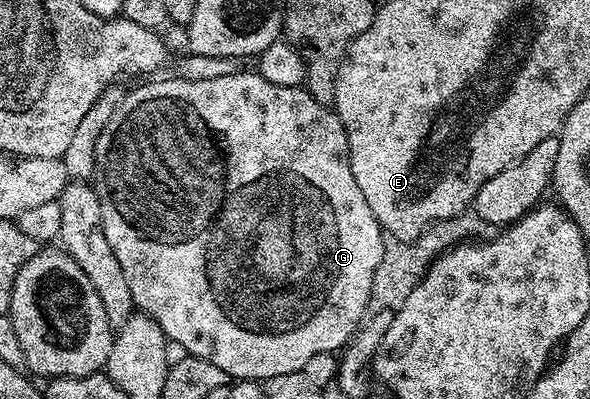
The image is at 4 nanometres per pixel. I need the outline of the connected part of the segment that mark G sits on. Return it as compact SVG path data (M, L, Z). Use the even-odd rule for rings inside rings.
M241 71L241 72L238 72L238 73L236 73L236 74L232 74L232 75L223 75L223 76L221 76L221 77L220 77L220 78L216 78L216 79L203 79L203 80L197 80L197 81L196 81L196 82L192 82L192 81L185 81L185 79L183 79L183 78L182 78L182 77L179 77L179 76L175 76L175 77L174 77L174 78L173 78L173 80L174 80L174 81L154 81L154 80L158 80L158 79L150 79L150 80L147 80L147 81L150 81L150 82L148 82L148 83L147 83L147 85L138 85L138 86L136 86L136 87L135 87L135 89L134 89L134 90L132 90L132 91L131 91L131 93L130 93L130 90L129 90L129 92L127 92L127 93L126 93L126 94L125 94L125 96L123 96L123 98L122 98L122 102L121 102L121 103L120 103L120 107L116 107L116 111L115 111L115 112L114 112L114 114L113 114L113 115L112 115L112 119L108 119L108 127L104 127L104 131L100 131L100 139L96 139L96 163L95 163L95 164L94 164L94 171L95 171L95 174L96 174L96 180L95 180L95 181L94 181L94 182L93 182L93 187L94 187L94 190L95 190L95 191L97 191L97 192L98 192L98 198L99 198L99 199L100 199L100 219L101 219L101 220L102 220L102 226L103 226L103 227L104 227L104 235L108 235L108 247L112 247L112 251L113 251L113 252L114 252L114 254L115 254L115 255L116 255L116 260L117 260L117 261L118 261L118 262L120 262L120 271L124 271L124 279L128 279L128 291L132 291L132 299L133 299L133 300L134 300L134 303L135 303L135 306L137 306L137 308L138 308L138 309L139 309L139 310L141 310L141 312L143 312L143 313L146 313L146 314L147 314L147 315L148 315L148 316L149 316L149 317L151 317L151 319L152 319L152 320L153 320L153 321L154 321L154 322L155 322L155 323L157 323L157 325L158 325L158 326L159 326L159 327L160 327L160 329L161 329L161 330L162 330L162 331L164 331L164 335L165 335L165 336L166 336L166 340L167 340L167 342L170 342L170 343L173 343L173 344L174 344L174 341L175 341L175 343L176 343L176 344L178 344L178 345L179 345L179 347L180 347L180 348L182 348L182 350L181 350L181 352L182 352L182 353L183 353L183 354L186 354L186 355L189 355L189 356L192 356L192 357L199 357L199 358L200 358L200 359L208 359L208 363L216 363L216 367L220 367L220 371L224 371L224 372L225 372L225 373L227 373L227 374L228 374L228 375L229 375L229 376L230 376L230 378L232 378L232 379L233 379L233 380L236 380L236 381L257 381L257 382L259 382L259 383L265 383L265 382L267 382L267 381L270 381L270 380L272 380L272 379L273 379L273 377L274 377L274 376L278 376L278 375L287 375L287 374L288 374L288 372L300 372L300 371L302 371L302 368L303 368L303 367L304 367L304 363L308 363L308 359L312 359L312 358L314 358L314 357L315 357L315 356L316 356L316 355L324 355L324 354L325 354L325 353L332 353L332 354L337 354L337 353L338 353L338 352L339 352L339 350L341 350L341 349L342 349L342 348L343 348L343 346L345 346L345 345L346 345L346 344L347 344L347 342L349 342L349 340L350 340L350 338L351 338L351 337L353 337L353 336L354 336L354 334L355 334L355 333L357 333L357 332L358 332L358 330L359 330L359 328L360 328L360 326L361 326L361 325L362 325L362 324L363 324L363 321L364 321L364 318L365 318L365 317L366 317L366 316L367 316L367 313L368 313L368 310L369 310L369 309L370 309L370 308L371 308L371 303L370 303L370 292L371 292L371 291L372 291L372 275L376 275L376 267L380 267L380 259L381 259L381 258L382 258L382 251L383 251L383 248L384 248L384 234L383 234L383 231L382 231L382 228L381 228L381 227L380 227L380 226L378 226L378 221L377 221L377 219L375 219L375 218L374 218L374 216L373 216L373 215L372 215L372 207L368 207L368 203L367 203L367 201L366 201L366 200L365 200L365 199L364 199L364 194L362 194L362 193L361 193L361 191L360 191L360 187L356 187L356 175L352 175L352 167L351 167L351 166L350 166L350 152L349 152L349 151L348 151L348 139L347 139L347 138L346 138L346 132L345 132L345 131L344 131L344 123L343 123L343 122L342 122L342 120L340 120L340 118L339 118L339 117L338 117L338 115L337 115L337 113L335 113L335 112L334 112L334 110L333 110L333 108L331 108L331 106L329 106L329 105L325 105L325 104L324 104L324 103L316 103L316 99L312 99L312 95L311 95L311 94L310 94L310 92L308 92L308 91L307 91L307 89L306 89L306 88L304 88L304 87L303 87L303 86L302 86L302 85L297 85L297 86L296 86L296 87L280 87L280 86L279 86L279 85L277 85L277 84L276 84L276 83L268 83L268 79L264 79L264 78L263 78L263 77L262 77L262 76L260 76L260 74L259 74L259 73L258 73L258 72L256 72L256 71L250 71L250 73L247 73L247 71Z

